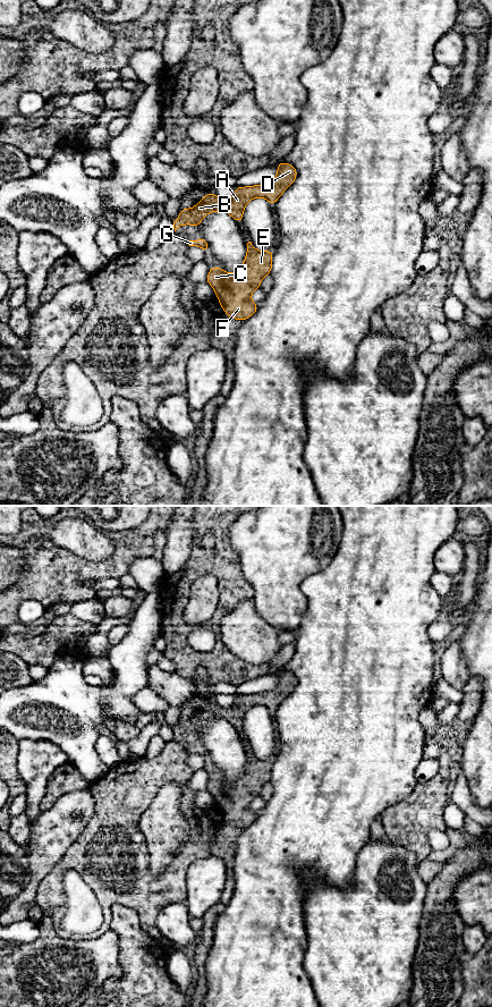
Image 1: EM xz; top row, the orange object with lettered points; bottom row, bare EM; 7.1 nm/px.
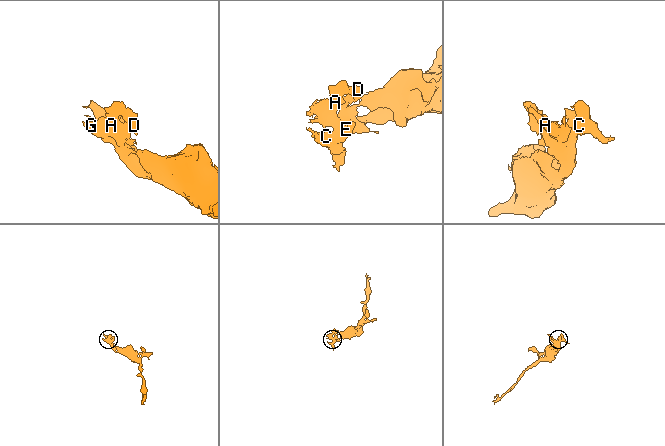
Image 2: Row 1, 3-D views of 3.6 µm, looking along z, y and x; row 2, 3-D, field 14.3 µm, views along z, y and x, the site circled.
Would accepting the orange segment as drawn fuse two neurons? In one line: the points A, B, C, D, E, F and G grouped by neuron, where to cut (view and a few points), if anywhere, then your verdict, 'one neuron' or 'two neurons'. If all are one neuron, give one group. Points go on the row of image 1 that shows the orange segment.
A B C D E F G | no cut | one neuron

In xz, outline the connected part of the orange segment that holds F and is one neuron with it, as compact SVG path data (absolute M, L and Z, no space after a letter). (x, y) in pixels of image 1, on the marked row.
M251 242L246 245L247 255L237 272L227 273L221 268L212 266L206 278L226 315L241 321L252 316L258 308L258 304L251 301L251 295L261 287L263 277L271 273L273 255L272 249L258 252Z

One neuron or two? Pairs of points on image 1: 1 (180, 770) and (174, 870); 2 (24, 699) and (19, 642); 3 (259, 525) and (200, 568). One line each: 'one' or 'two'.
1: one
2: two
3: two

